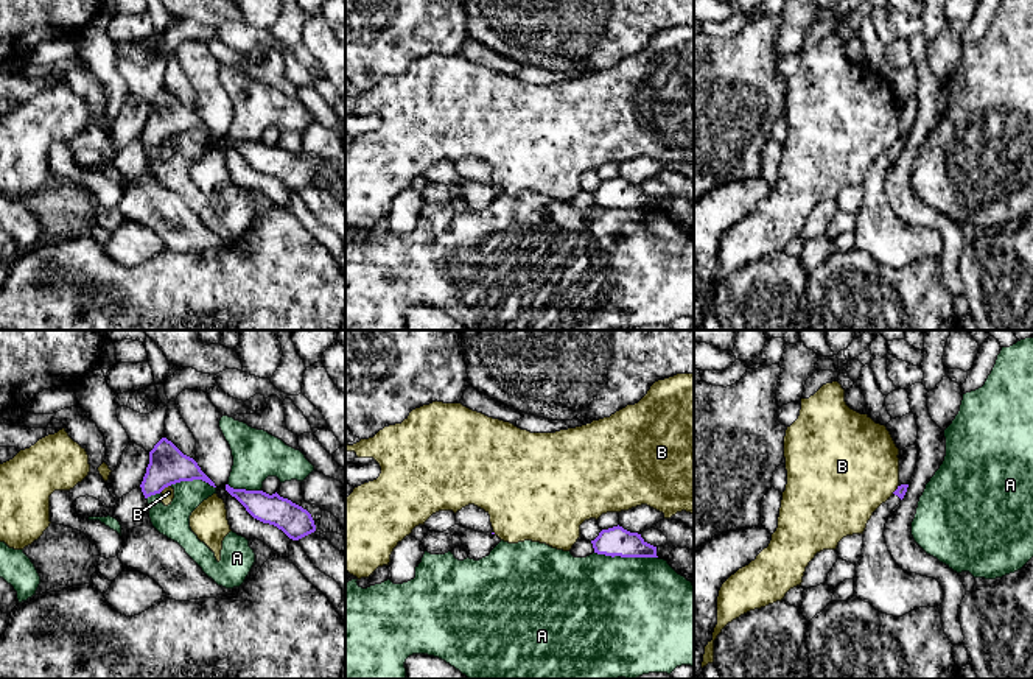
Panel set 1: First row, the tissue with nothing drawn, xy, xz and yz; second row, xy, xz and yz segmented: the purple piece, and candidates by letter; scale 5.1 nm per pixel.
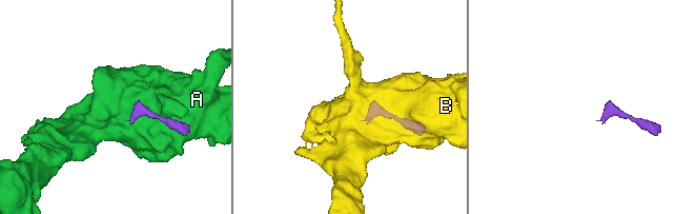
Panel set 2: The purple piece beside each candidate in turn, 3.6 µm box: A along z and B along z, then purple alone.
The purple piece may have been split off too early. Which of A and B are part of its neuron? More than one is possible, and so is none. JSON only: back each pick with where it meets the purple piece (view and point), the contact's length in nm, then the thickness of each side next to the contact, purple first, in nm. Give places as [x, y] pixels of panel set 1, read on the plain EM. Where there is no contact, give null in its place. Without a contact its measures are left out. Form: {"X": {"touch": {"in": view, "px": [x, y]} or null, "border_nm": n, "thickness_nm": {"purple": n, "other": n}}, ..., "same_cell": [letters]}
{"same_cell": []}

